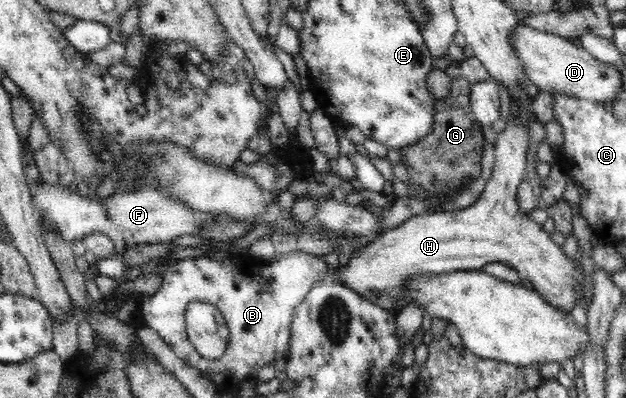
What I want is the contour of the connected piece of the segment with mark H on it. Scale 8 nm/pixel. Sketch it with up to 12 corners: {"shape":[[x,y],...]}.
{"shape":[[508,119],[479,198],[385,230],[335,268],[396,313],[415,273],[508,264],[554,307],[584,271],[520,210],[529,131]]}

